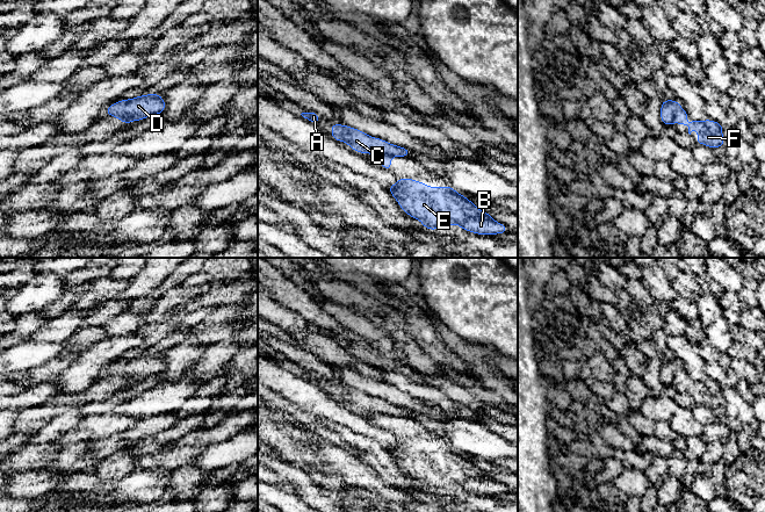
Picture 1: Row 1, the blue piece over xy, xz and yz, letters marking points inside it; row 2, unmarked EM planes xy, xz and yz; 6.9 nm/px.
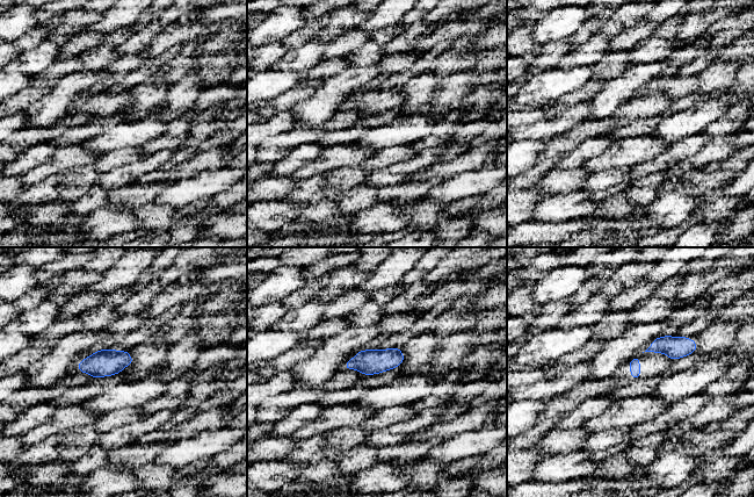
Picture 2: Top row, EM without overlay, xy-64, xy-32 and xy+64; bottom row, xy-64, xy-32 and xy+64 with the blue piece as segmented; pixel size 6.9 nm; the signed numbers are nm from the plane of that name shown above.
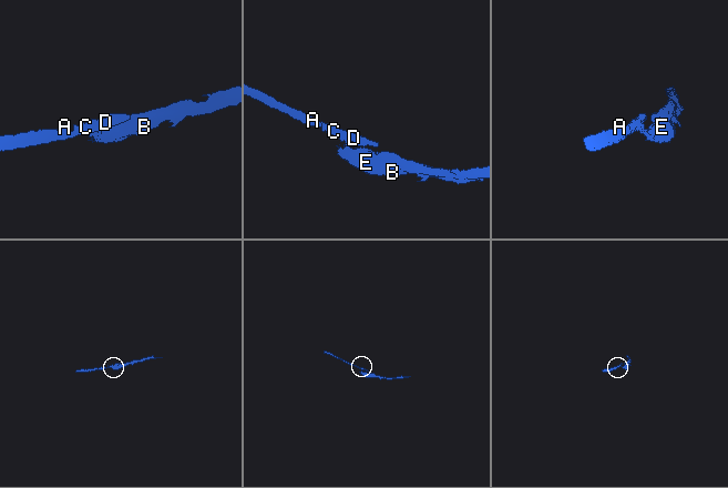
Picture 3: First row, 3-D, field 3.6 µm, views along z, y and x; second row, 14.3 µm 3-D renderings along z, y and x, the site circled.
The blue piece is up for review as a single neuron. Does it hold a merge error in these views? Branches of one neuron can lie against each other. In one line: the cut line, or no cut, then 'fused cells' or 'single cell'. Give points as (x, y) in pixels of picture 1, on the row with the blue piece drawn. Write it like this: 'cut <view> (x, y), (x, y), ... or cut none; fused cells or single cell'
cut xy (112, 115), (124, 114), (130, 121); fused cells

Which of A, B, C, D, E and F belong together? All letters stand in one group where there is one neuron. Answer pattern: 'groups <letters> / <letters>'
groups A C D / B E F

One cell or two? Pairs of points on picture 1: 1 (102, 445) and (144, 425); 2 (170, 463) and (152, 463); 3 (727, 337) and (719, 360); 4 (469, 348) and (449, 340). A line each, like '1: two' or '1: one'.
1: one
2: one
3: two
4: one

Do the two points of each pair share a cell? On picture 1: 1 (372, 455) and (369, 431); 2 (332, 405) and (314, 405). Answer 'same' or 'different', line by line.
1: different
2: same

